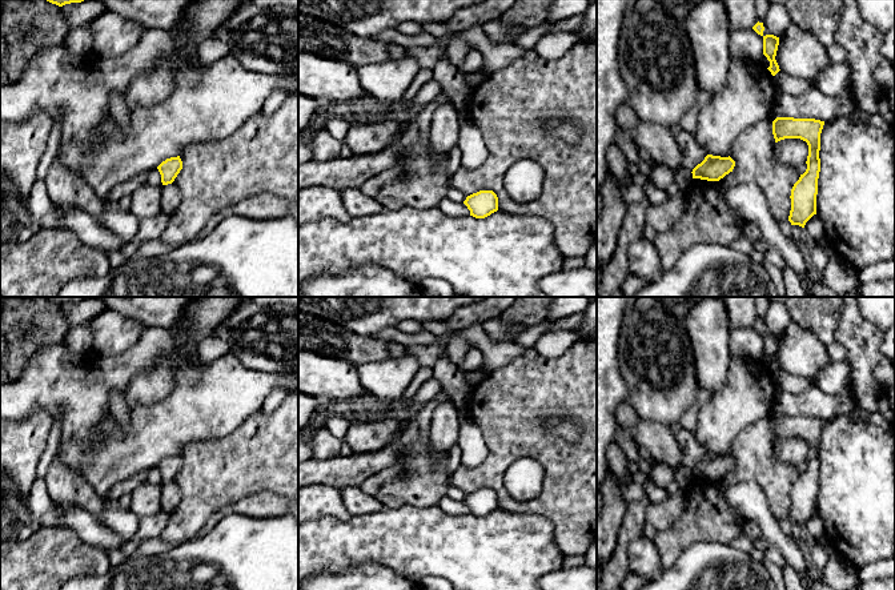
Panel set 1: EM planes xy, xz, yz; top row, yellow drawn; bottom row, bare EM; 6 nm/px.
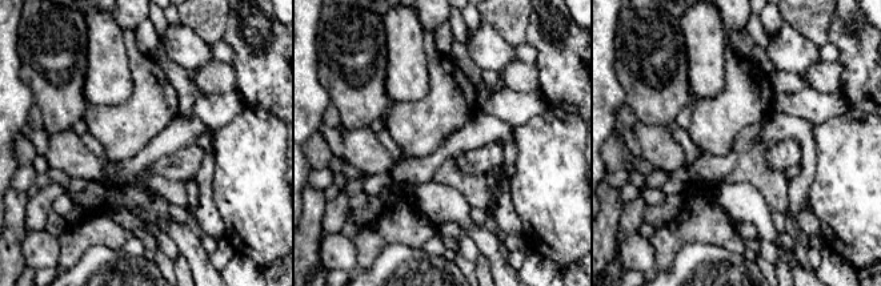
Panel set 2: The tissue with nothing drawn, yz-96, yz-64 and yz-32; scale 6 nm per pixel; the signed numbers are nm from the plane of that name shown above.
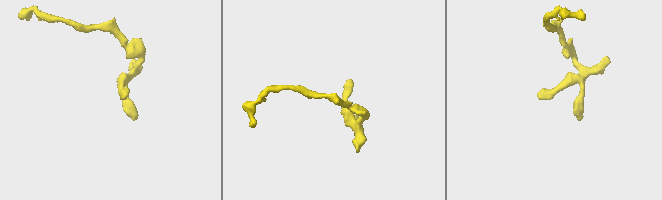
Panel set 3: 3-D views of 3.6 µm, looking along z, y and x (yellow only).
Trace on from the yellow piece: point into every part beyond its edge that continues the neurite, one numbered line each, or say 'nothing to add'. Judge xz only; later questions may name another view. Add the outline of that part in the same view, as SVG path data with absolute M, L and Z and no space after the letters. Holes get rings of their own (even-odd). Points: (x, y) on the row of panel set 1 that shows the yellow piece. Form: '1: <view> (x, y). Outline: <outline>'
nothing to add

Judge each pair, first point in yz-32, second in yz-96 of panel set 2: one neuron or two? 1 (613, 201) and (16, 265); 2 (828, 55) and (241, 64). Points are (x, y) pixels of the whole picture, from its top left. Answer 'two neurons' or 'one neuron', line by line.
1: one neuron
2: two neurons

